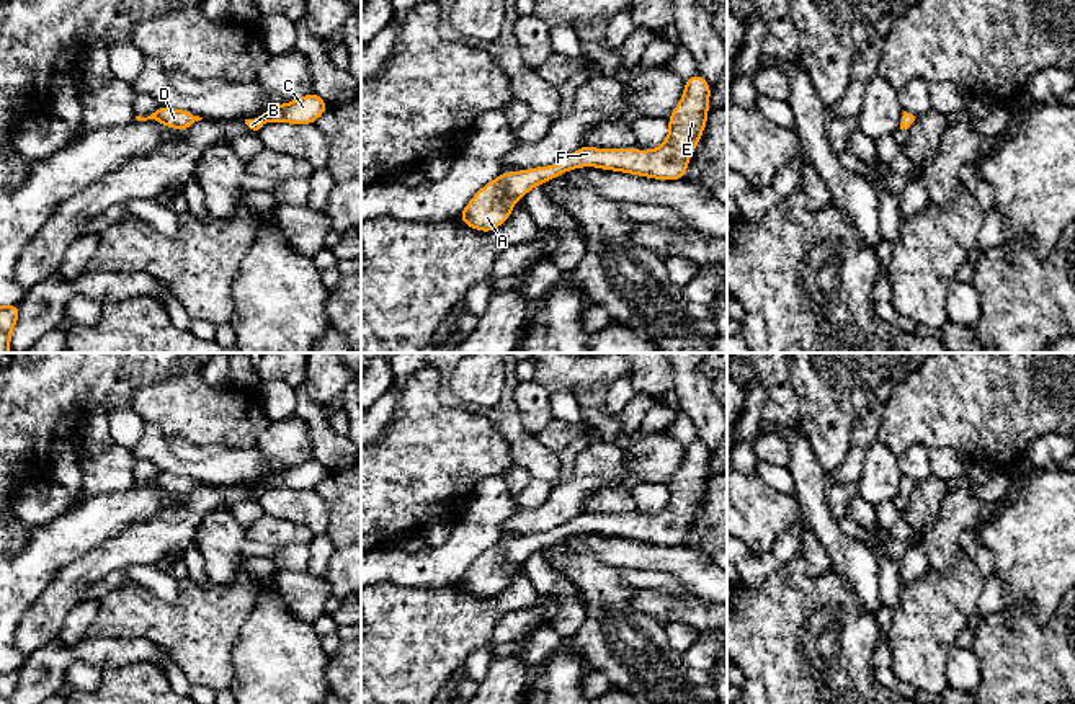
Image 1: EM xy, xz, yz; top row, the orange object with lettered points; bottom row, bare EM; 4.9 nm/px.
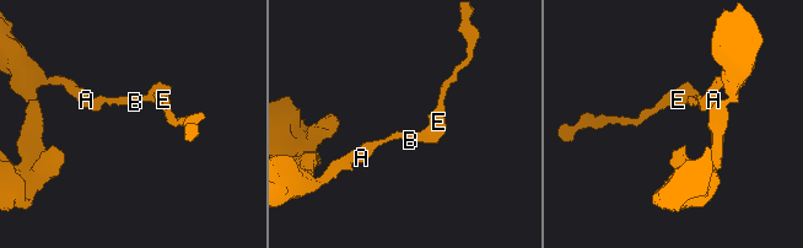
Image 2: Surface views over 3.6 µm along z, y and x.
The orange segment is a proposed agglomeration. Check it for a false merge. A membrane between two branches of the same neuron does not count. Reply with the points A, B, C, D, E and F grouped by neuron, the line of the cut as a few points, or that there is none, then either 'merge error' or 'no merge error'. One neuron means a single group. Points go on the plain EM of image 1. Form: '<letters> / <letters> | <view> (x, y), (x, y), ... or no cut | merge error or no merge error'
A B C D E F | no cut | no merge error

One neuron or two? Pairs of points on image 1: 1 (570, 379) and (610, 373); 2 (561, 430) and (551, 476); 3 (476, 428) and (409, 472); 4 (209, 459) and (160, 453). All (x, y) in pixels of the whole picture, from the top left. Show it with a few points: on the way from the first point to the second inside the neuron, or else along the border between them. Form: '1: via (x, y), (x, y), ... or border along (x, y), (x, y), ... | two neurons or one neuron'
1: via (580, 373), (600, 373) | one neuron
2: border along (536, 436), (546, 448), (556, 453) | two neurons
3: via (459, 445), (451, 451), (435, 456), (425, 466) | one neuron
4: via (198, 459), (172, 456) | one neuron

